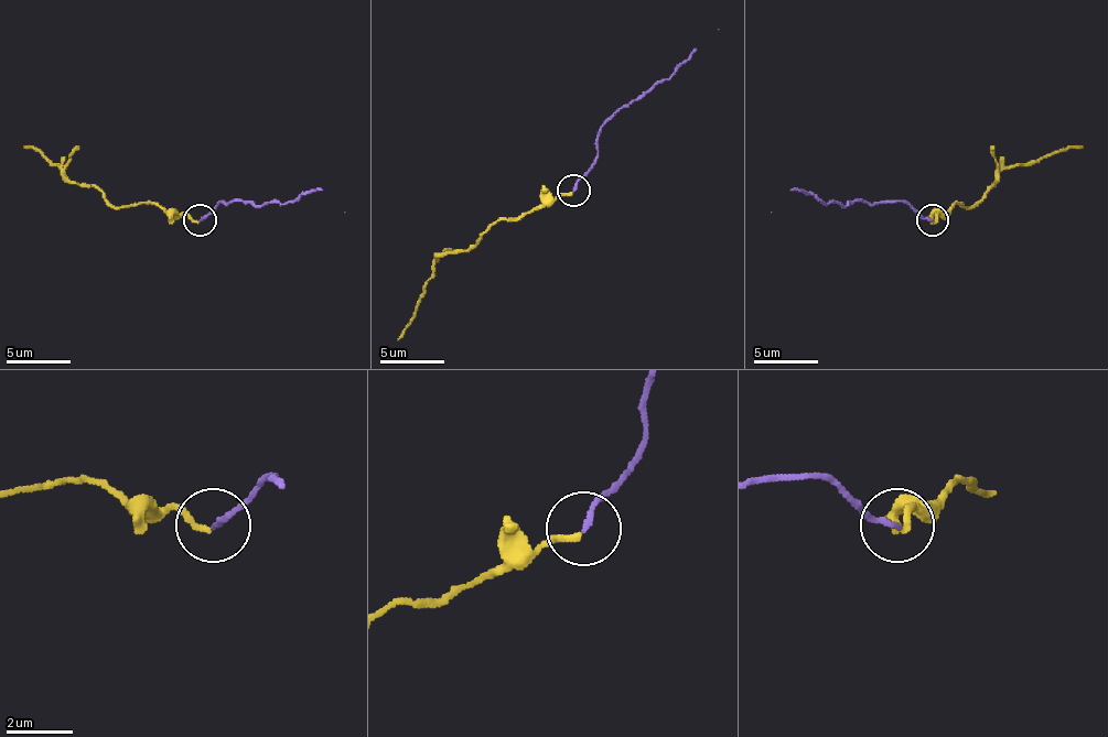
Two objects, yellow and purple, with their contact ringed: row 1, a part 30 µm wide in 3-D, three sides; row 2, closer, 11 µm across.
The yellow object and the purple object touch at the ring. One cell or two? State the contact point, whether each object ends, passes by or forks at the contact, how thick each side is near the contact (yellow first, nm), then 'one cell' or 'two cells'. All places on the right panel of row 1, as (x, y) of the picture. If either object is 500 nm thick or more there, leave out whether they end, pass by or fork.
(933, 220) | yellow ends | purple ends | 190/160 nm | one cell

